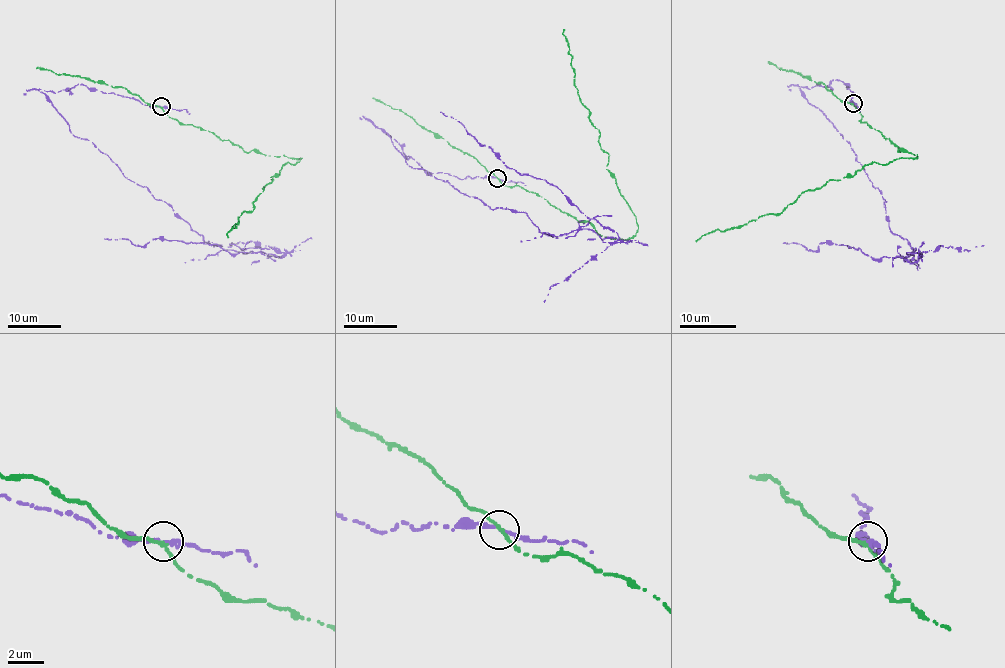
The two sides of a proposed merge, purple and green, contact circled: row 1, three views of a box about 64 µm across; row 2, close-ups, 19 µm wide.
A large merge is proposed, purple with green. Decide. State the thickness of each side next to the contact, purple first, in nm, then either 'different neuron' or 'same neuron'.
190/200 nm | different neuron

